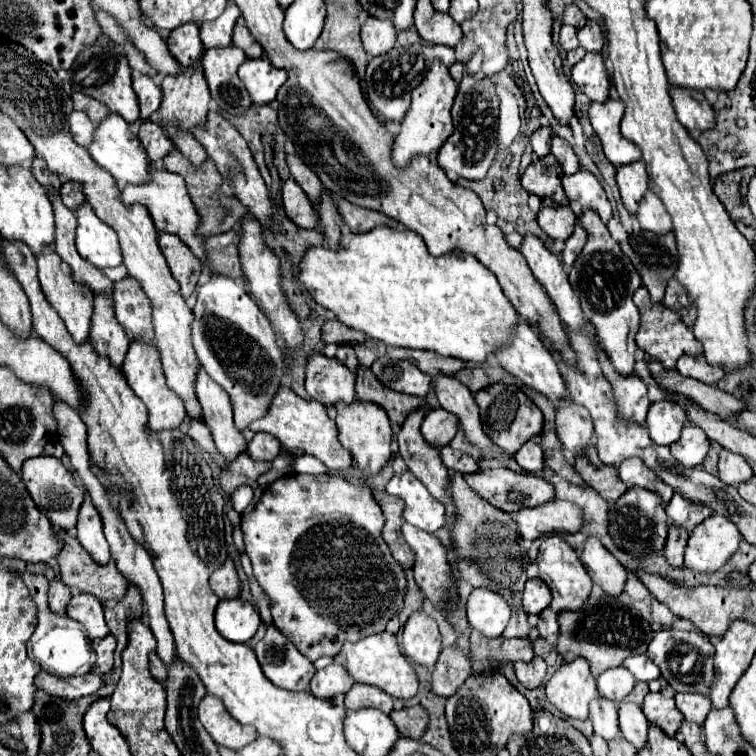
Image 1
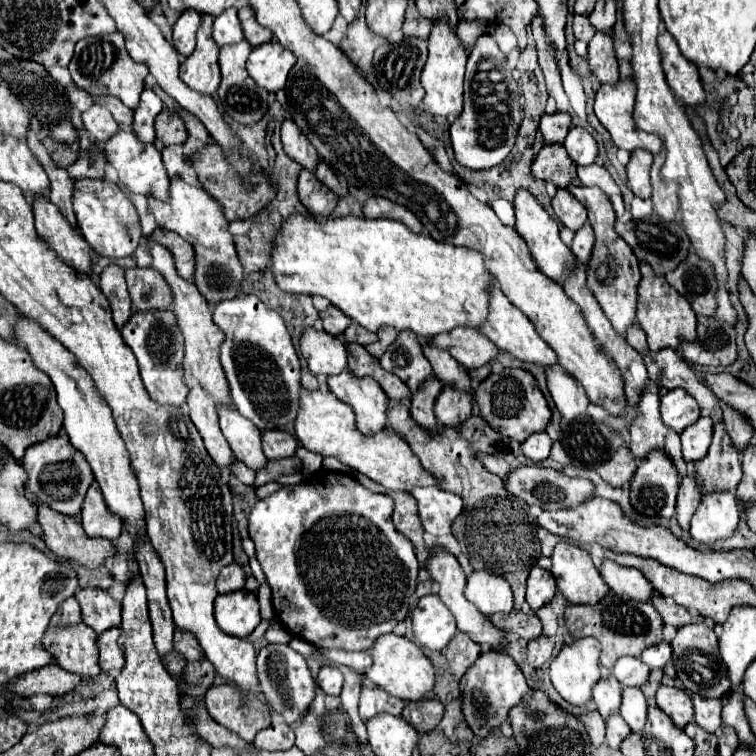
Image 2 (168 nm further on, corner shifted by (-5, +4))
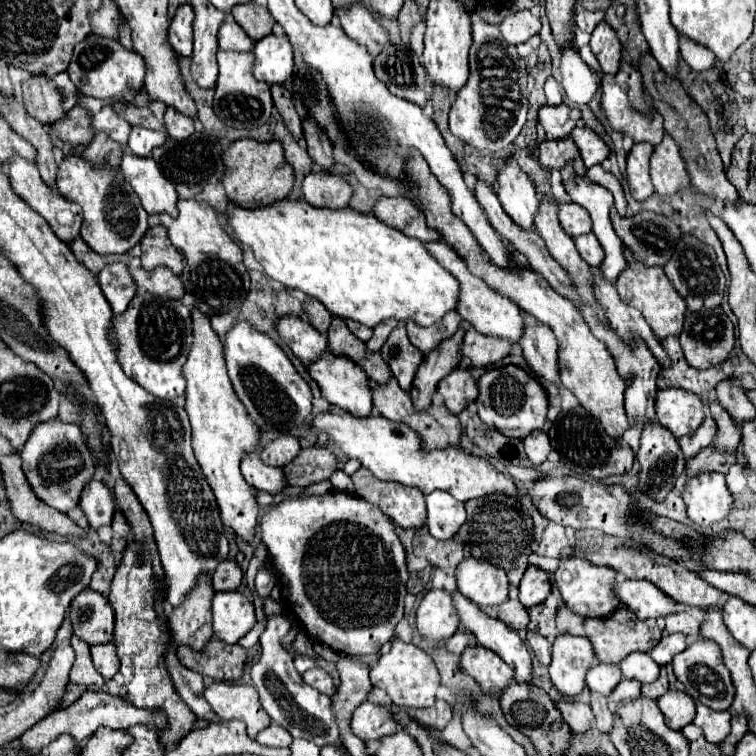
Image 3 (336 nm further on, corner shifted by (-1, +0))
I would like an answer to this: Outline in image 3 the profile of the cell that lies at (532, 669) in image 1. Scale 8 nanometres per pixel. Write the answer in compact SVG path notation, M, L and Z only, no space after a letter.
M527 632L527 642L531 644L537 660L543 666L549 666L549 662L551 662L551 644L547 642L547 638L537 634L537 632Z

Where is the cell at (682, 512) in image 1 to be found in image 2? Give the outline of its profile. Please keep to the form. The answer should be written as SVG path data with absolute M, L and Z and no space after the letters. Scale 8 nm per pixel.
M723 422L715 424L713 442L705 458L695 462L691 474L701 488L701 496L713 492L735 492L737 484L741 482L741 458L733 452L729 444L729 436L725 432Z

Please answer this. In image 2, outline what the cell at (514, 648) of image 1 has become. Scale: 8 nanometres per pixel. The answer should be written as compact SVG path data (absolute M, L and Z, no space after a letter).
M511 612L509 616L491 616L491 624L503 632L513 632L523 640L535 640L541 636L541 622L535 612Z

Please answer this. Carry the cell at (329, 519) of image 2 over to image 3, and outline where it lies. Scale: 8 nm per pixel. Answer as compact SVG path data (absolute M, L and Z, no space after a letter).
M329 490L321 496L287 498L265 510L261 516L261 532L277 574L285 576L291 584L289 604L285 606L313 640L337 652L359 656L379 652L381 646L393 638L395 626L403 618L407 566L403 544L395 534L393 522L377 506L339 490Z

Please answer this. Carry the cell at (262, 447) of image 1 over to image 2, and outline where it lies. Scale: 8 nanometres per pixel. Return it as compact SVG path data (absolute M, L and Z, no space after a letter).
M269 430L263 432L263 452L269 460L273 458L285 458L293 456L297 450L295 436L283 432L283 430Z

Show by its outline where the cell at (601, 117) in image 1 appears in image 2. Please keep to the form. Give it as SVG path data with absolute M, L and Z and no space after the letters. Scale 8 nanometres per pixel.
M619 80L615 86L603 84L595 96L595 116L609 130L617 148L637 150L643 148L657 156L661 152L661 142L657 136L641 132L633 124L633 100L635 100L633 80Z

